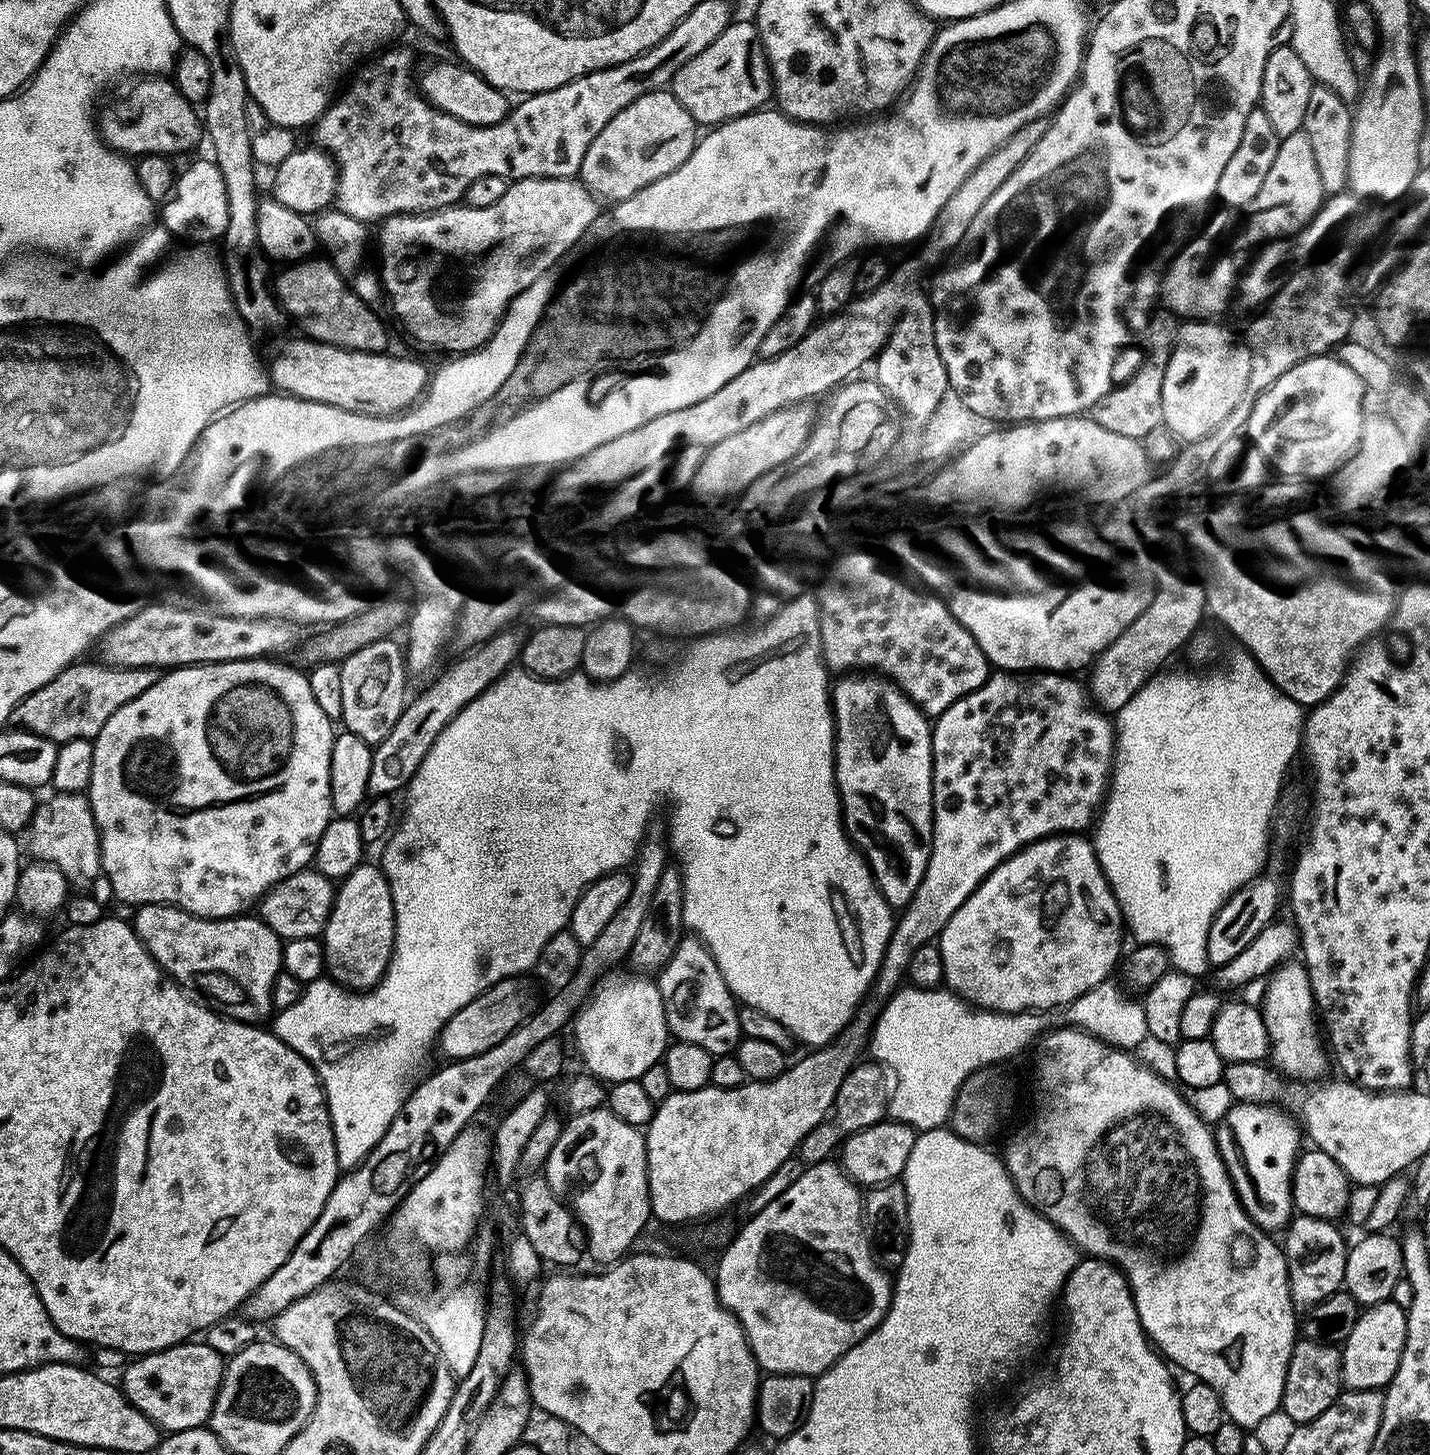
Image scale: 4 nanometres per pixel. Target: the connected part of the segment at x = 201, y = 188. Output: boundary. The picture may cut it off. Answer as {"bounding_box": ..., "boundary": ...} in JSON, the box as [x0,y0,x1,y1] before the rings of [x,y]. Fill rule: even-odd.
{"bounding_box":[163,159,228,242],"boundary":[[[211,159],[196,160],[183,173],[177,175],[174,191],[163,201],[163,227],[172,233],[173,237],[184,242],[204,242],[200,240],[219,241],[226,230],[228,203],[226,202],[226,182],[222,182],[222,174]]]}

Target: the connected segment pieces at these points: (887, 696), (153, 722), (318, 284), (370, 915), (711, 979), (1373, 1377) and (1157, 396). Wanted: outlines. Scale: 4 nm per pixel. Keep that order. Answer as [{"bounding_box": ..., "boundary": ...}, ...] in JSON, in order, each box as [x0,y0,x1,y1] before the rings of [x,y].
[{"bounding_box":[830,674,932,910],"boundary":[[[844,674],[840,680],[831,685],[830,699],[832,701],[832,719],[836,727],[836,746],[834,763],[836,766],[836,789],[840,795],[840,815],[844,821],[844,830],[848,839],[856,845],[864,861],[872,872],[872,880],[876,889],[884,896],[884,903],[892,910],[903,910],[914,898],[922,878],[926,874],[926,866],[932,849],[932,730],[929,717],[921,712],[909,696],[896,687],[891,680],[881,678],[876,674]]]},{"bounding_box":[86,658,334,920],"boundary":[[[257,658],[254,660],[231,660],[230,662],[222,662],[221,664],[194,664],[190,668],[174,668],[165,671],[158,682],[154,682],[154,686],[150,686],[150,690],[146,690],[142,694],[138,694],[138,698],[134,698],[130,702],[126,702],[126,706],[122,706],[122,710],[114,710],[114,714],[110,714],[110,718],[106,722],[106,726],[102,726],[102,730],[94,737],[92,749],[94,750],[94,758],[92,759],[92,773],[90,774],[90,782],[86,789],[88,804],[92,807],[92,813],[96,819],[96,828],[100,831],[100,866],[103,875],[108,875],[108,880],[112,883],[112,892],[120,900],[125,900],[131,906],[139,906],[142,904],[166,904],[174,908],[183,908],[191,916],[203,916],[205,920],[224,920],[227,916],[238,916],[249,911],[248,908],[257,903],[264,893],[269,892],[275,884],[286,879],[290,874],[299,872],[301,868],[309,867],[313,863],[316,855],[316,843],[322,838],[322,830],[326,830],[329,820],[333,819],[334,813],[331,806],[331,790],[330,790],[330,764],[331,764],[331,748],[334,737],[334,728],[324,728],[324,724],[320,724],[320,732],[316,732],[316,728],[312,728],[312,736],[308,736],[308,744],[304,744],[304,740],[300,740],[300,744],[296,744],[296,748],[292,748],[292,752],[284,752],[284,764],[280,764],[280,772],[276,772],[276,776],[268,776],[268,732],[273,728],[275,732],[284,732],[288,728],[292,732],[296,732],[296,724],[283,725],[278,719],[272,719],[268,714],[268,672],[272,672],[272,660],[268,658]]]},{"bounding_box":[274,258,389,352],"boundary":[[[309,258],[288,268],[274,280],[274,291],[281,307],[304,327],[303,335],[323,344],[353,348],[359,352],[382,352],[389,346],[388,332],[376,317],[376,308],[369,306],[341,278],[336,267],[327,259]]]},{"bounding_box":[322,863,396,990],"boundary":[[[360,863],[350,875],[339,881],[328,925],[322,933],[331,979],[349,990],[371,990],[380,983],[388,969],[396,937],[396,911],[388,879],[384,877],[383,867],[376,865],[375,868],[368,863]]]},{"bounding_box":[658,939,742,1058],"boundary":[[[681,939],[672,956],[659,970],[658,983],[668,1030],[677,1041],[706,1050],[713,1058],[735,1053],[736,1046],[742,1039],[736,1014],[738,1004],[732,998],[720,1000],[716,987],[721,987],[724,979],[718,970],[716,959],[699,939]]]},{"bounding_box":[1340,1300,1407,1392],"boundary":[[[1392,1300],[1387,1303],[1388,1332],[1384,1328],[1376,1328],[1376,1320],[1371,1311],[1364,1310],[1357,1315],[1356,1325],[1350,1330],[1348,1339],[1342,1345],[1340,1354],[1340,1378],[1345,1389],[1353,1392],[1362,1390],[1384,1390],[1394,1378],[1399,1366],[1401,1352],[1405,1344],[1407,1320],[1405,1307]]]},{"bounding_box":[1091,348,1169,441],"boundary":[[[1156,348],[1152,357],[1125,382],[1124,385],[1113,387],[1107,392],[1096,407],[1091,409],[1091,419],[1098,422],[1106,430],[1114,434],[1122,434],[1122,438],[1134,438],[1143,441],[1156,427],[1164,424],[1164,411],[1162,410],[1162,380],[1166,374],[1169,349]]]}]

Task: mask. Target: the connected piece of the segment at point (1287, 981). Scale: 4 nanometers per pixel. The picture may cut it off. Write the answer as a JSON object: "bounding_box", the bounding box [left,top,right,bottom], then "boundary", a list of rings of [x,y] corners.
{"bounding_box":[1262,963,1329,1081],"boundary":[[[1294,963],[1280,964],[1267,977],[1267,992],[1262,1003],[1264,1025],[1268,1031],[1270,1060],[1275,1070],[1297,1081],[1311,1081],[1321,1075],[1319,1072],[1327,1066],[1329,1057],[1326,1055],[1325,1047],[1323,1050],[1320,1046],[1322,1036],[1318,1031],[1317,1017],[1314,1015],[1314,1001],[1312,986],[1308,982],[1308,969],[1303,963]]]}

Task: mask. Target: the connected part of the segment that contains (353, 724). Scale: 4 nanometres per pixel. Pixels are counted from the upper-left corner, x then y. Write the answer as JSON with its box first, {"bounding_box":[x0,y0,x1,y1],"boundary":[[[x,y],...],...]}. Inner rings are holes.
{"bounding_box":[340,638,404,746],"boundary":[[[392,638],[380,639],[362,646],[340,664],[342,674],[342,714],[340,720],[347,731],[353,732],[365,743],[375,746],[390,734],[394,722],[404,713],[404,652]]]}

